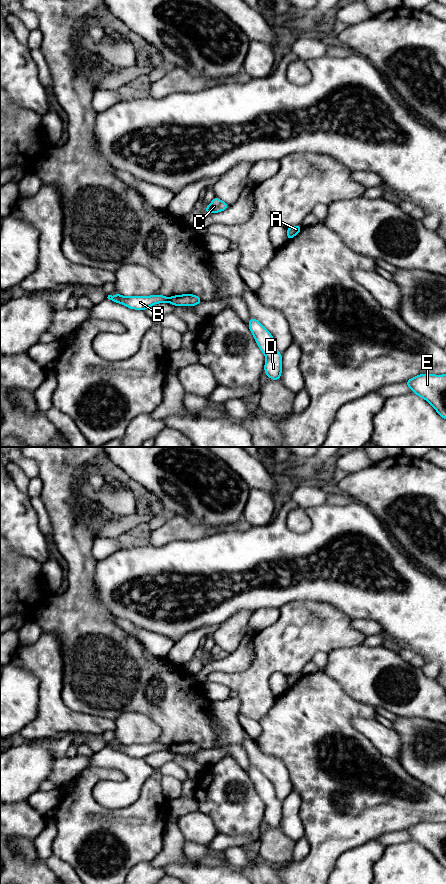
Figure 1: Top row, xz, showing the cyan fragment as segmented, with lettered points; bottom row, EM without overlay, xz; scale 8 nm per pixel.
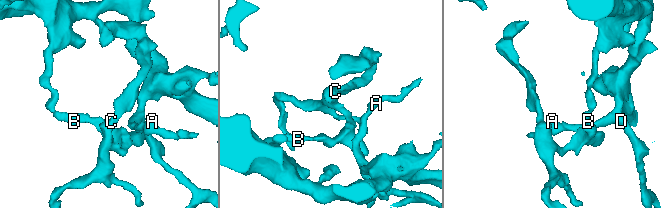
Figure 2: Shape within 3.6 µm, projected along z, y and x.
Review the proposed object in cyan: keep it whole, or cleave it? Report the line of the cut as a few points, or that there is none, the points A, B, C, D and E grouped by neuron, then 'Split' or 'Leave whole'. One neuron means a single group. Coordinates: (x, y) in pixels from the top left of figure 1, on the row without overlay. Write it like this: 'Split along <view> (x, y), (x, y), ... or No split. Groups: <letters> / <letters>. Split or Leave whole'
Split along xz (169, 746), (170, 749). Groups: A B D E / C. Split

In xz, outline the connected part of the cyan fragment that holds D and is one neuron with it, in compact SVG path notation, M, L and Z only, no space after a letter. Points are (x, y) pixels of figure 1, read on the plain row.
M251 765L248 772L252 783L266 805L264 820L272 828L280 828L282 821L282 802L277 799L274 785L255 766Z

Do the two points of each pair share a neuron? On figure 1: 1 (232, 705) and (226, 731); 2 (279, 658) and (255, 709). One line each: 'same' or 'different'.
1: same
2: same

